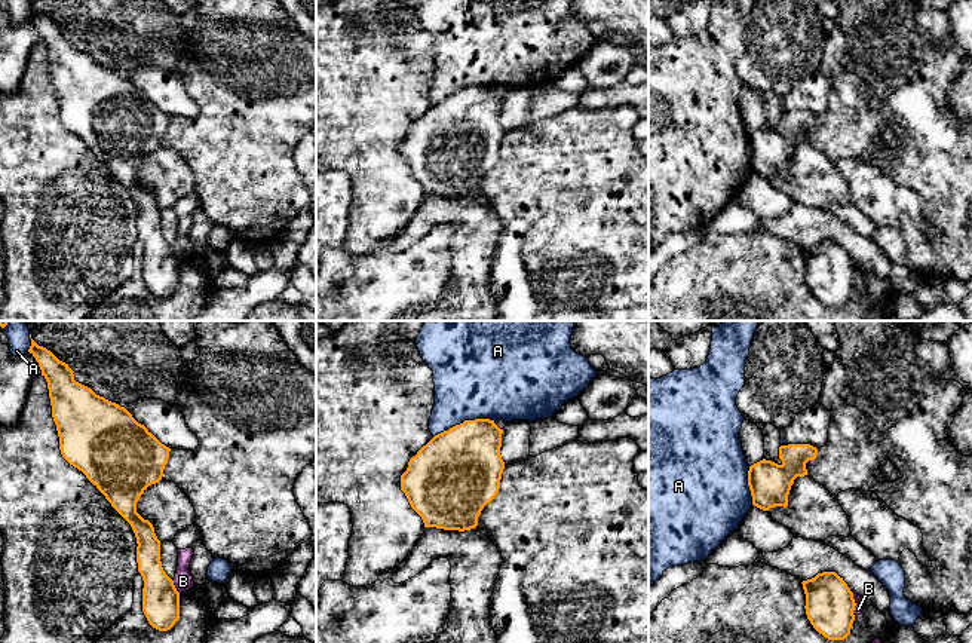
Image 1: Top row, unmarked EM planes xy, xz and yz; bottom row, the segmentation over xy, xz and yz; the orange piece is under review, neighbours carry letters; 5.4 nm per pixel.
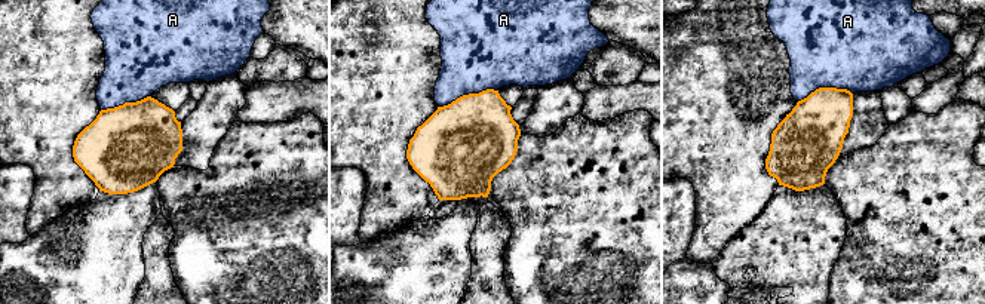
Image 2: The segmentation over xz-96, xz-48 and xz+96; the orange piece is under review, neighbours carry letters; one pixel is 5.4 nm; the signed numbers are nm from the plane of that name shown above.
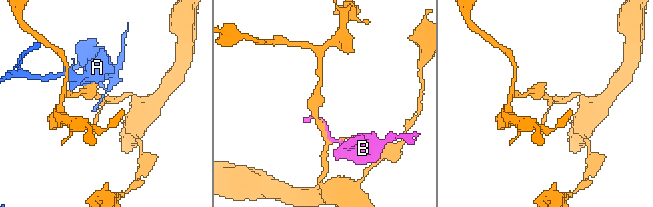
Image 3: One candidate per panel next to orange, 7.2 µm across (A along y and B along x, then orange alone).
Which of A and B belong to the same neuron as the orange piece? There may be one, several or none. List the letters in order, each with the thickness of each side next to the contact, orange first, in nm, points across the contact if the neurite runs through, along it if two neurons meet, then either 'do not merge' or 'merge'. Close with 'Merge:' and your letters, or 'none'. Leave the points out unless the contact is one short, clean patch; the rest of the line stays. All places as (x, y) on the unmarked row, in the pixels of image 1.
A: calibres 440 and 460 nm; do not merge
B: calibres 260 and 50 nm; do not merge
Merge: none

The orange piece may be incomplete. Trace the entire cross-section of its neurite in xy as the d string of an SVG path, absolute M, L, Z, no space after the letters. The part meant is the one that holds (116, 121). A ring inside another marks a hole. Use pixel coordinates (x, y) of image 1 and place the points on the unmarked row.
M33 6L28 19L36 25L42 43L47 49L52 85L56 92L62 125L82 138L131 192L138 211L138 239L144 248L142 279L153 296L159 298L171 297L180 285L180 260L162 235L160 208L153 192L137 180L137 169L141 162L148 153L162 147L171 116L162 111L144 92L138 91L125 74L76 49L74 39L68 31L59 28Z

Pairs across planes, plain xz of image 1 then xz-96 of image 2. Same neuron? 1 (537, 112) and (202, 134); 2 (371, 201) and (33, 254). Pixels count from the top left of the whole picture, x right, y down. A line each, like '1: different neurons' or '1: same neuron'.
1: same neuron
2: different neurons

